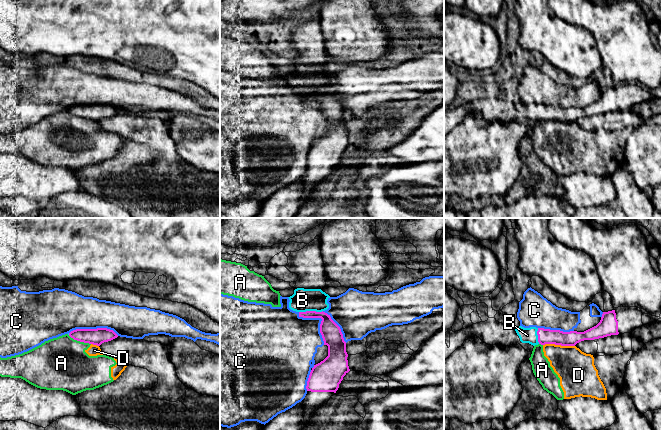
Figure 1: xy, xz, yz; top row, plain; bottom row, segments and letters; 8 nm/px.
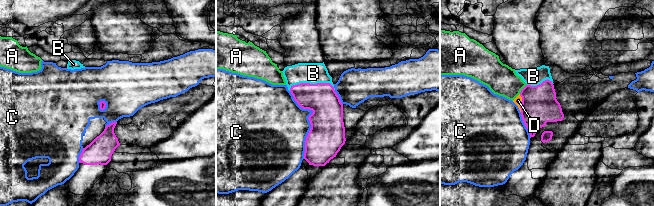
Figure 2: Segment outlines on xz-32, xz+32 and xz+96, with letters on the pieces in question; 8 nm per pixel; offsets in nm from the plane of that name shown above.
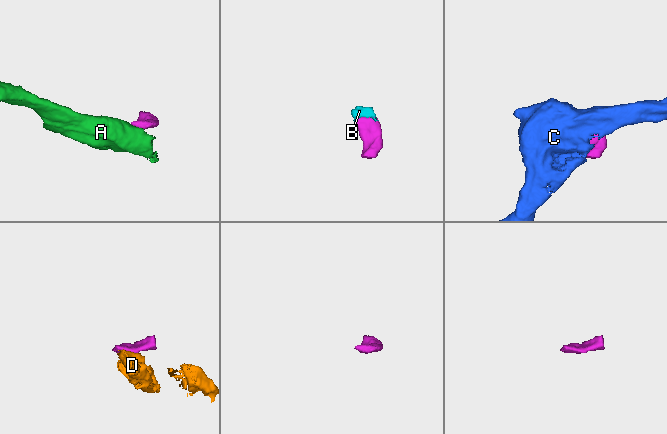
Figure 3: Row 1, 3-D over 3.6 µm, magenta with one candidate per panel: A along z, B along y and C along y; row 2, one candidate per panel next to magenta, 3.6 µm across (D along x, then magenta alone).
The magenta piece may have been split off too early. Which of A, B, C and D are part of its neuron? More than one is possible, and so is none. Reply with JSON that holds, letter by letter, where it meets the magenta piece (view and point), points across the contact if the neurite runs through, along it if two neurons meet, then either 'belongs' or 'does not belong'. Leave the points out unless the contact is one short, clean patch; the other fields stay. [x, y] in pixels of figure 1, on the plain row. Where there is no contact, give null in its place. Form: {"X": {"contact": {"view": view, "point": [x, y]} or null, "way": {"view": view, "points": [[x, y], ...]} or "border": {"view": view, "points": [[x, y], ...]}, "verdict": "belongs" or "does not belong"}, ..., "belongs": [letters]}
{"A": {"contact": {"view": "xy", "point": [79, 116]}, "border": {"view": "xy", "points": [[68, 111], [90, 120]]}, "verdict": "does not belong"}, "B": {"contact": {"view": "xz", "point": [310, 87]}, "way": {"view": "xz", "points": [[331, 109], [326, 96], [310, 87], [302, 76]]}, "verdict": "belongs"}, "C": {"contact": {"view": "xz", "point": [321, 94]}, "verdict": "does not belong"}, "D": {"contact": {"view": "yz", "point": [559, 120]}, "border": {"view": "yz", "points": [[543, 120], [574, 122]]}, "verdict": "does not belong"}, "belongs": ["B"]}

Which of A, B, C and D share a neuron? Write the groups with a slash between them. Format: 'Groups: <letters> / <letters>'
Groups: A D / B / C

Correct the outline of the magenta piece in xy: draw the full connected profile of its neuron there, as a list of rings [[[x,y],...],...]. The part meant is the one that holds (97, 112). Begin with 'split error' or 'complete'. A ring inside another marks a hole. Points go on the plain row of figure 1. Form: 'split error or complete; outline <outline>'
complete; outline [[[107,104],[97,105],[76,105],[69,109],[69,112],[74,116],[100,122],[104,118],[111,117],[118,111]]]

